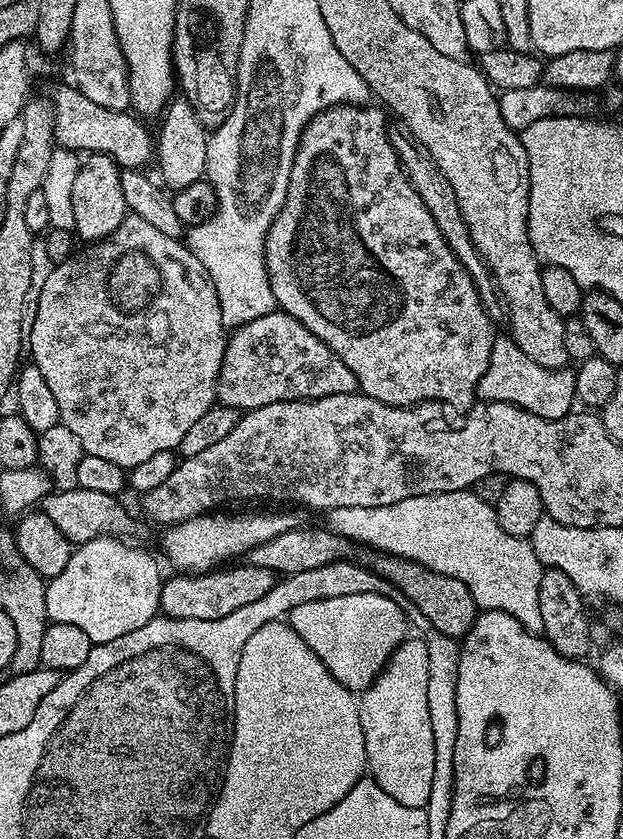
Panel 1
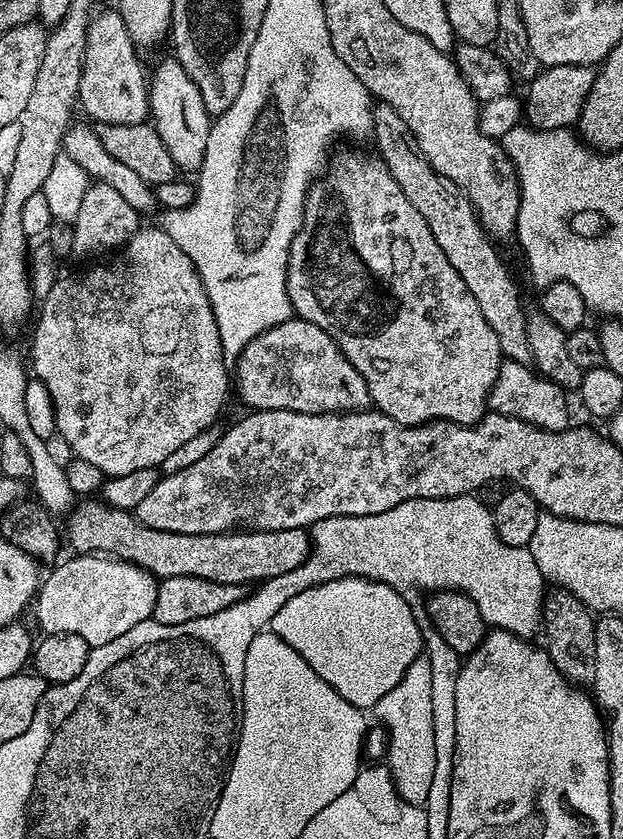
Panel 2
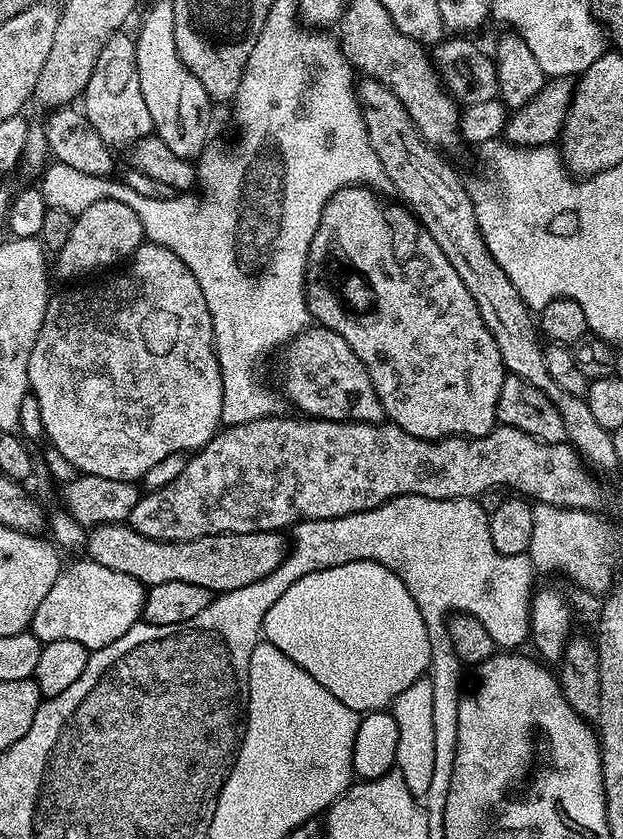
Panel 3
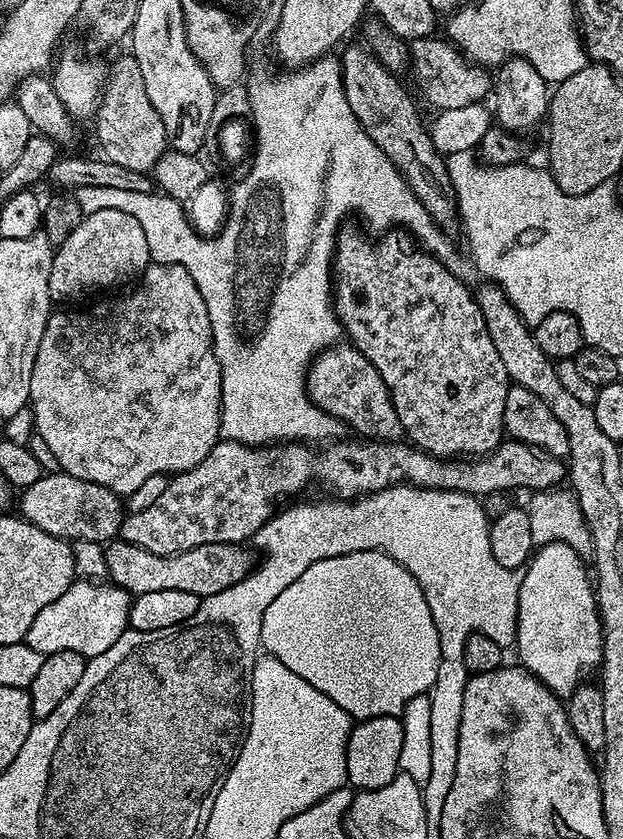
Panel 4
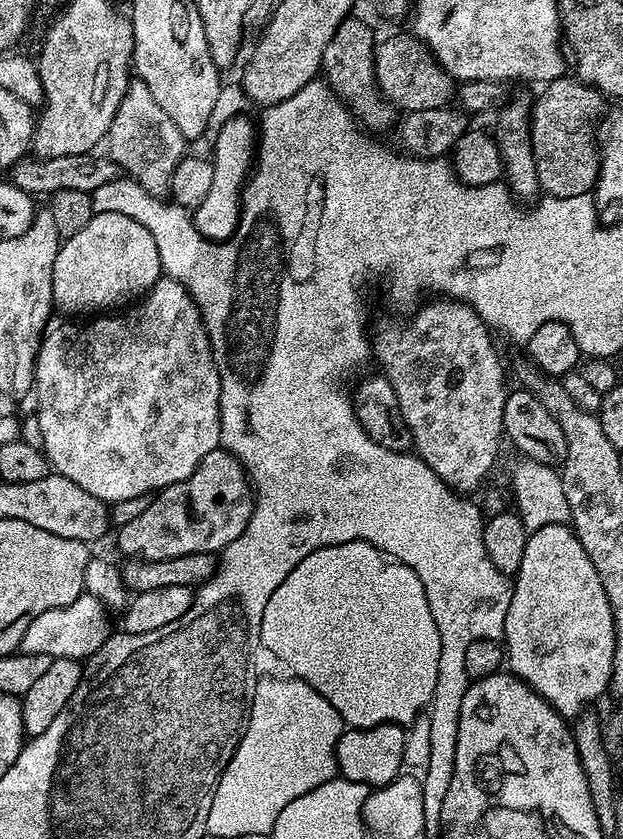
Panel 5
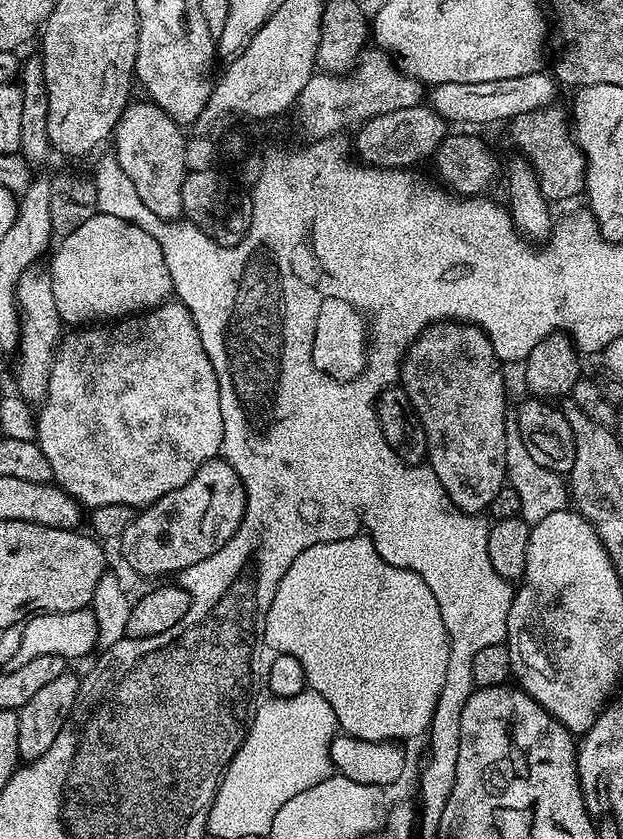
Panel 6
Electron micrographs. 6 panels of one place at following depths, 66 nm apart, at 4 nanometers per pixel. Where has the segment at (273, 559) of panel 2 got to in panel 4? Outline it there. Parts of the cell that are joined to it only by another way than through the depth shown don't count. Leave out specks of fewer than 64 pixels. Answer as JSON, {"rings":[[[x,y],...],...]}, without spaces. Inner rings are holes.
{"rings":[[[116,538],[104,548],[104,557],[111,583],[125,588],[133,597],[150,594],[154,590],[186,590],[186,594],[203,598],[218,594],[251,574],[254,559],[253,549],[249,548],[244,544],[210,542],[206,546],[194,546],[194,550],[174,554],[150,554],[150,550],[142,546]]]}

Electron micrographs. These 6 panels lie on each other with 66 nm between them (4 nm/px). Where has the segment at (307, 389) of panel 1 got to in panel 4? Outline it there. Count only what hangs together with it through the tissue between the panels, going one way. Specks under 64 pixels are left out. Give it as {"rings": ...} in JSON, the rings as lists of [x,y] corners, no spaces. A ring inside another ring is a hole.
{"rings":[[[337,342],[312,359],[308,365],[308,397],[351,431],[353,428],[357,437],[396,442],[404,436],[398,410],[394,410],[394,402],[390,398],[390,390],[386,390],[386,382],[382,382],[382,374],[378,374],[372,363],[351,343]]]}

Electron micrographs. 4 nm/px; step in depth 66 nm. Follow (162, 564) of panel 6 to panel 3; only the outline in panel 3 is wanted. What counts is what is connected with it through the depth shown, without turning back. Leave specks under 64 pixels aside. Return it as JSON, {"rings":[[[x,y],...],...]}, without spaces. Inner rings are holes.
{"rings":[[[277,414],[275,416],[267,416],[265,420],[234,424],[217,432],[207,446],[199,449],[189,459],[186,470],[182,470],[182,474],[178,474],[178,478],[174,478],[174,482],[170,482],[170,486],[162,486],[162,490],[147,491],[144,495],[141,495],[137,506],[130,511],[130,516],[126,521],[128,527],[133,528],[138,534],[142,534],[146,538],[165,540],[166,542],[193,540],[194,538],[217,536],[218,534],[280,532],[281,530],[291,529],[293,526],[302,523],[303,520],[332,520],[336,516],[353,516],[359,512],[369,512],[371,508],[382,506],[388,500],[393,500],[399,496],[425,496],[435,500],[462,500],[465,498],[479,498],[482,493],[491,488],[508,490],[513,488],[516,491],[513,493],[519,494],[521,497],[527,498],[536,504],[549,504],[559,508],[599,509],[600,488],[596,485],[595,478],[597,479],[597,477],[590,471],[584,457],[567,442],[547,444],[545,440],[534,438],[522,430],[514,430],[513,428],[503,426],[497,426],[493,428],[490,434],[475,438],[449,436],[447,440],[423,440],[422,438],[414,438],[414,434],[406,434],[406,430],[402,430],[391,422],[363,424],[357,420],[321,420],[319,418],[297,418],[295,415],[292,415],[293,417],[284,415]]]}

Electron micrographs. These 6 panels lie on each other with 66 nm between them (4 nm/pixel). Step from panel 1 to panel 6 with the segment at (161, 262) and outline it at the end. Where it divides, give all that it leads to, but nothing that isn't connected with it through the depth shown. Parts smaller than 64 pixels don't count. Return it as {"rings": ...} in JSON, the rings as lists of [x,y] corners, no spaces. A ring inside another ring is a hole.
{"rings":[[[165,302],[159,308],[150,308],[146,312],[133,314],[105,323],[103,326],[80,326],[69,334],[61,335],[56,353],[52,357],[52,369],[48,378],[48,395],[39,405],[36,419],[36,440],[42,454],[46,454],[46,462],[52,467],[52,480],[60,485],[81,505],[89,509],[107,504],[130,504],[147,506],[158,498],[170,494],[170,490],[178,490],[178,486],[186,486],[193,474],[207,462],[217,459],[224,446],[224,427],[222,426],[222,410],[220,409],[220,391],[218,378],[214,374],[214,366],[202,346],[202,338],[198,334],[198,326],[194,326],[194,318],[185,304]]]}

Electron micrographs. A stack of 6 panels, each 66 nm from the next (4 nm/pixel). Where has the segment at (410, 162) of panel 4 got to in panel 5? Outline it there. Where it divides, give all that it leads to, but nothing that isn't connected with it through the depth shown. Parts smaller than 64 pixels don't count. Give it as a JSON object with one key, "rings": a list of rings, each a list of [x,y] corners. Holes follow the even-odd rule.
{"rings":[[[355,18],[343,20],[338,30],[334,30],[334,38],[330,38],[330,43],[326,45],[320,63],[328,87],[347,105],[353,117],[373,133],[386,131],[398,120],[397,109],[389,100],[381,97],[380,90],[376,87],[377,43],[377,37],[372,37],[372,28],[366,21]]]}

